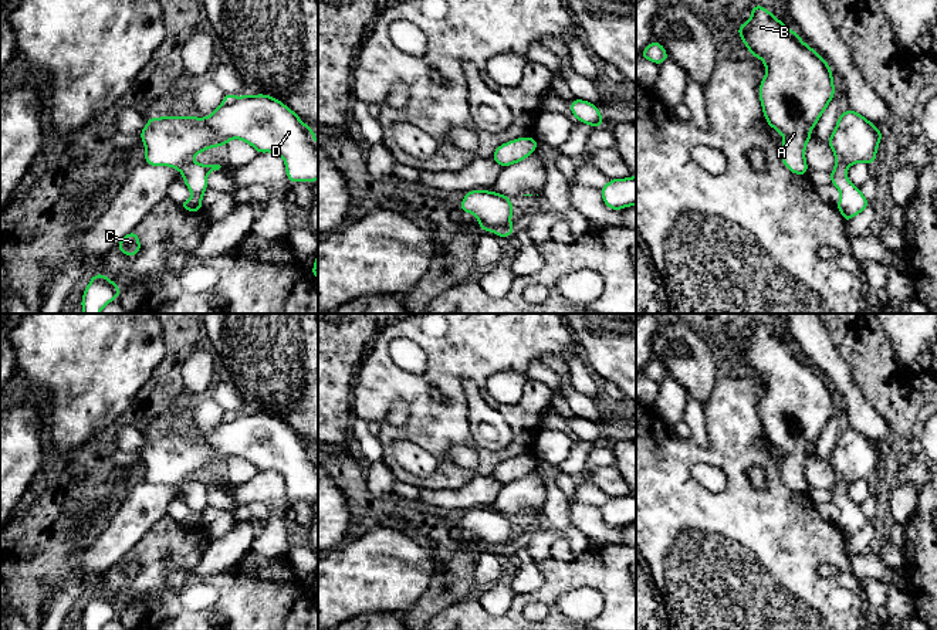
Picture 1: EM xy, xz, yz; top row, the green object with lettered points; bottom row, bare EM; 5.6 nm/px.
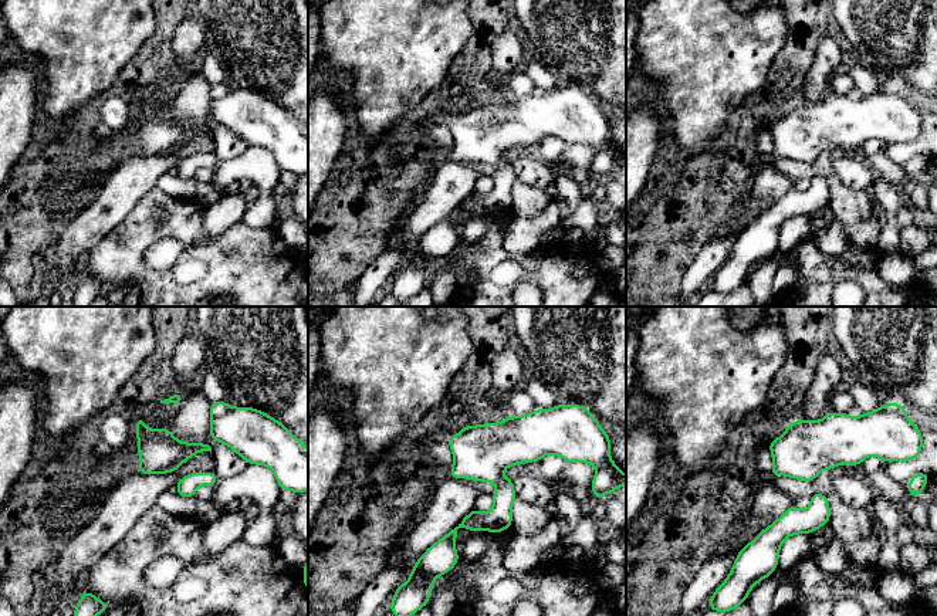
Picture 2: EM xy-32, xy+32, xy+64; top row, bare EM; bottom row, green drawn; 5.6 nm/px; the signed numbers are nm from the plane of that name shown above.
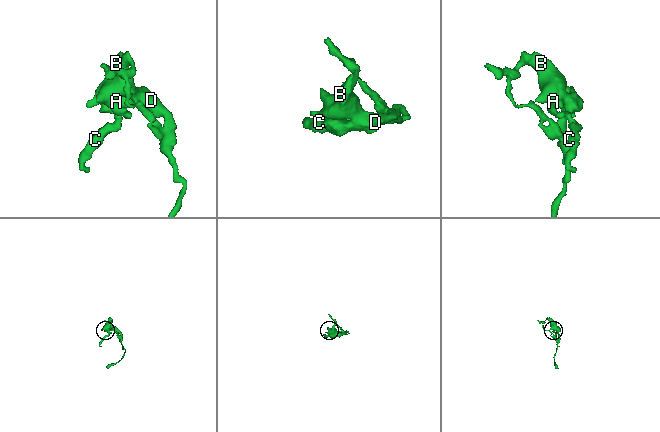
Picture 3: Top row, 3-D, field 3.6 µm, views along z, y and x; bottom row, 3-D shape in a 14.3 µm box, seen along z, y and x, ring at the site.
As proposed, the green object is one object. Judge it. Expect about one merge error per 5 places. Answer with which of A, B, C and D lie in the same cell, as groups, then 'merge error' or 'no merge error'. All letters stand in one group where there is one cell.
A B C / D | merge error

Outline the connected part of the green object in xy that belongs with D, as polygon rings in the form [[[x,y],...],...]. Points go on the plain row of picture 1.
[[[270,413],[237,414],[231,421],[220,421],[207,436],[152,434],[139,453],[146,465],[145,481],[150,484],[169,484],[183,491],[197,471],[226,464],[230,457],[241,457],[258,471],[280,472],[285,480],[290,501],[318,498],[318,460],[312,446],[280,417]]]

